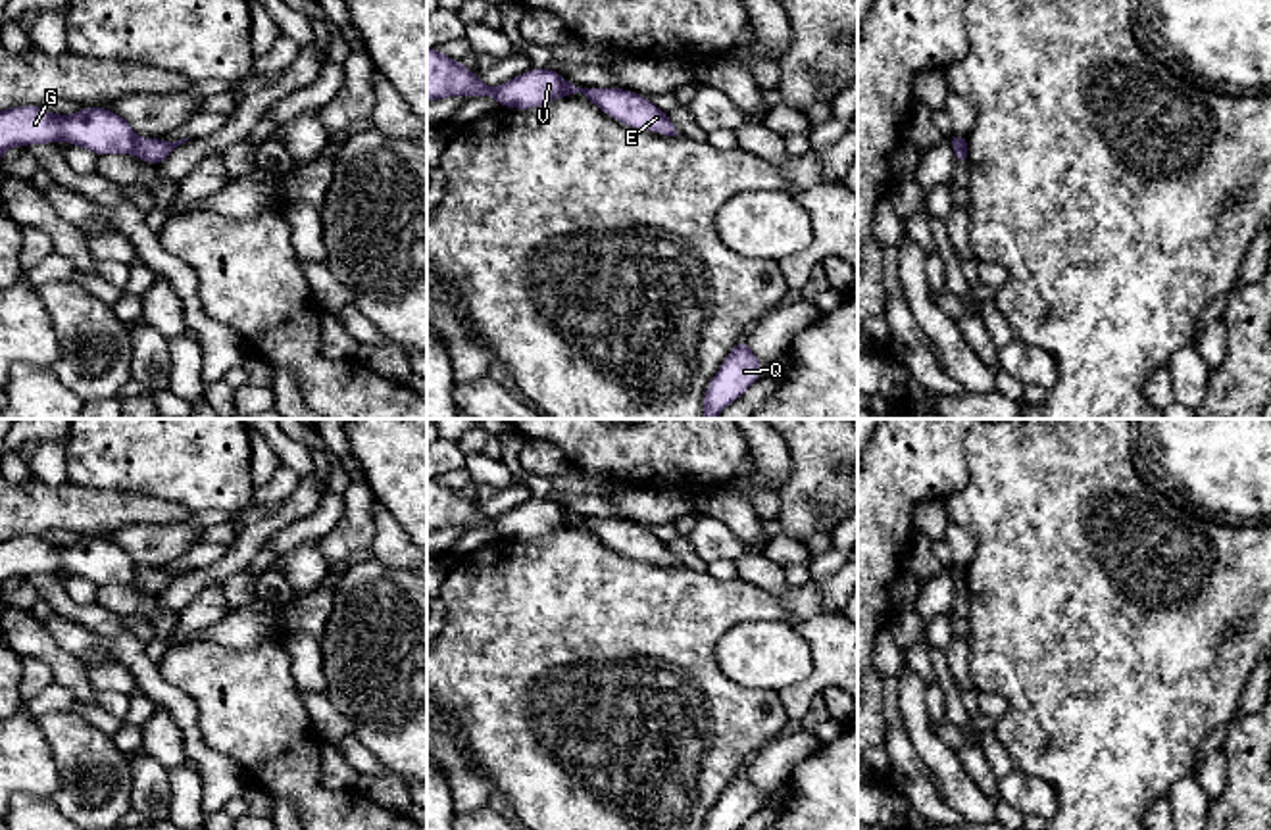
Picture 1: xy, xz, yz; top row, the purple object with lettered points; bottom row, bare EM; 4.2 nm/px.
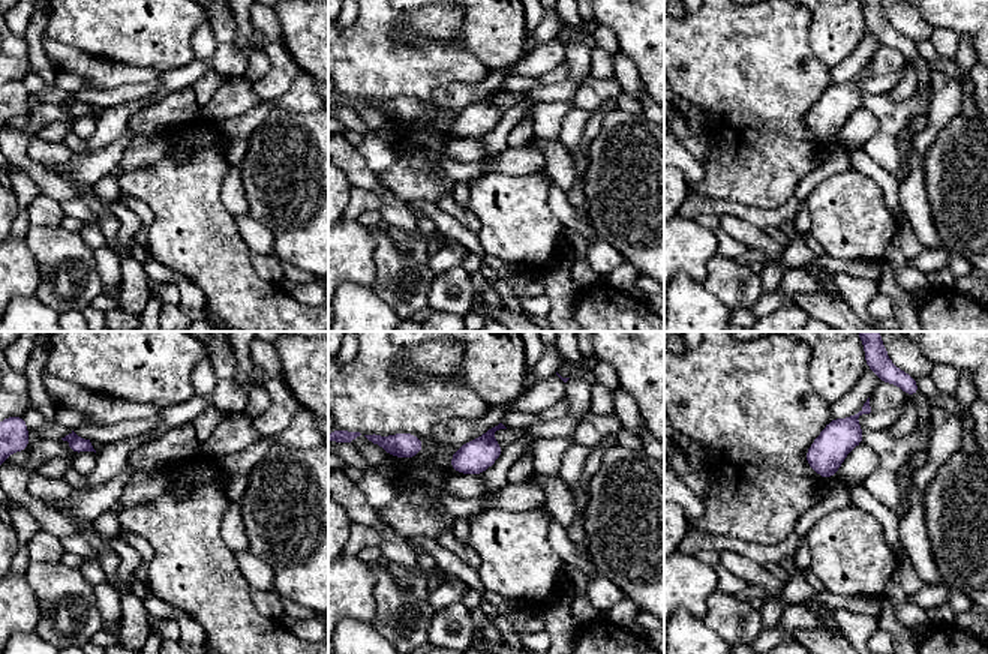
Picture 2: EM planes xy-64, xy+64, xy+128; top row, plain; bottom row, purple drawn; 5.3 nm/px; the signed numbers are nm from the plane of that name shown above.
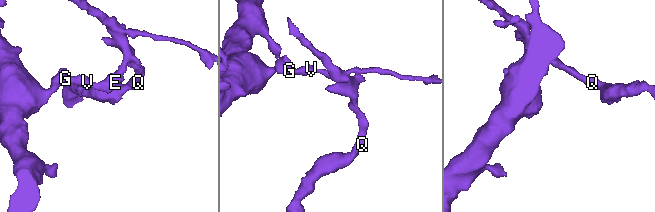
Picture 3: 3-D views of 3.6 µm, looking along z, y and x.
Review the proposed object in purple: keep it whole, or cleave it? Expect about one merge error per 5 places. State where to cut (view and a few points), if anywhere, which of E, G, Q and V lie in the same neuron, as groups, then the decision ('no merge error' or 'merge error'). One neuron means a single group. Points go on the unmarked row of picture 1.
cut in xy along (137, 569), (131, 583); E Q / G V; merge error

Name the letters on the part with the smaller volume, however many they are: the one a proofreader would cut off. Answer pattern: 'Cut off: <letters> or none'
Cut off: E, Q

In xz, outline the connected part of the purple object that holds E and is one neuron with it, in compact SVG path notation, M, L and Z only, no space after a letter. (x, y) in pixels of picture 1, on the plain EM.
M567 515L567 526L585 525L588 532L598 536L611 549L633 559L648 559L665 567L679 567L669 546L656 538L640 523L613 519L592 519L581 515Z

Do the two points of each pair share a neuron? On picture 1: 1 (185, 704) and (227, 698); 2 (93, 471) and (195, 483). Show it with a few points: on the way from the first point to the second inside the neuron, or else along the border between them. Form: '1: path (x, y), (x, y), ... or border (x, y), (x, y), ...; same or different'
1: border (160, 671), (193, 702), (197, 731), (206, 744); different
2: path (118, 471), (170, 471); same

